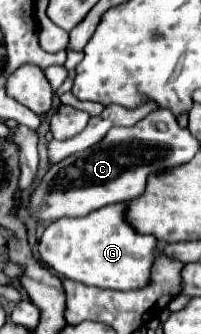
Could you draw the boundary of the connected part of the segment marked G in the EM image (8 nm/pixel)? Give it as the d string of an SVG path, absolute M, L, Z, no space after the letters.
M126 203L100 207L86 217L50 223L38 241L40 259L58 275L88 287L130 291L148 285L156 237L140 235L124 219Z

